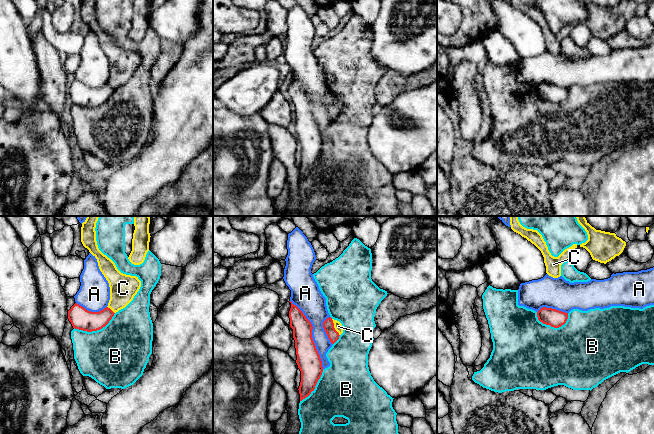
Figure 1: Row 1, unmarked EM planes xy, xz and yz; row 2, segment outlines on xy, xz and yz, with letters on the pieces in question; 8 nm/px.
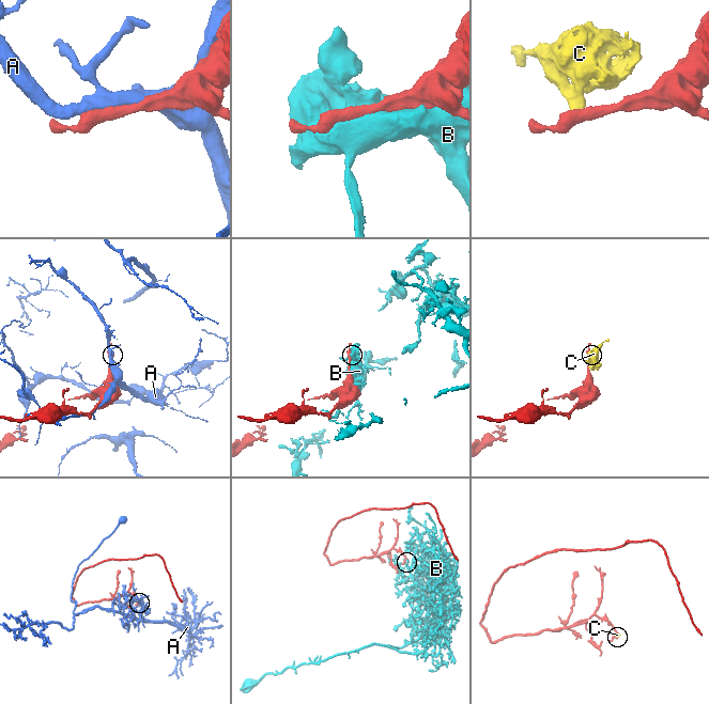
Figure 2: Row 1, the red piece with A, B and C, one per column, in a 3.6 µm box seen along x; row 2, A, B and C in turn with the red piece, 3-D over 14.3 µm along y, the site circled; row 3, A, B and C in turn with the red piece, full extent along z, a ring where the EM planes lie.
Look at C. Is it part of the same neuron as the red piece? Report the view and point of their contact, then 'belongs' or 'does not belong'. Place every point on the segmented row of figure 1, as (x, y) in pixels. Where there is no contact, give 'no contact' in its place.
xz (333, 327) | does not belong

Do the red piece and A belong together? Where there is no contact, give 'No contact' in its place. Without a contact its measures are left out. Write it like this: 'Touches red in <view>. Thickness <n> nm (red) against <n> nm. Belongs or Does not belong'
Touches red in xz. Thickness 190 nm (red) against 220 nm. Does not belong

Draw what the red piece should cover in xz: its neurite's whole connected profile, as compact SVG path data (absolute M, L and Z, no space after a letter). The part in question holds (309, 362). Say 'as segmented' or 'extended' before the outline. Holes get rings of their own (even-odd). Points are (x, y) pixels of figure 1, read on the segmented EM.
as segmented; M291 301L289 311L290 327L293 329L293 338L297 360L296 363L301 371L299 386L300 401L308 397L320 379L323 367L320 355L312 338L313 326L303 312Z

